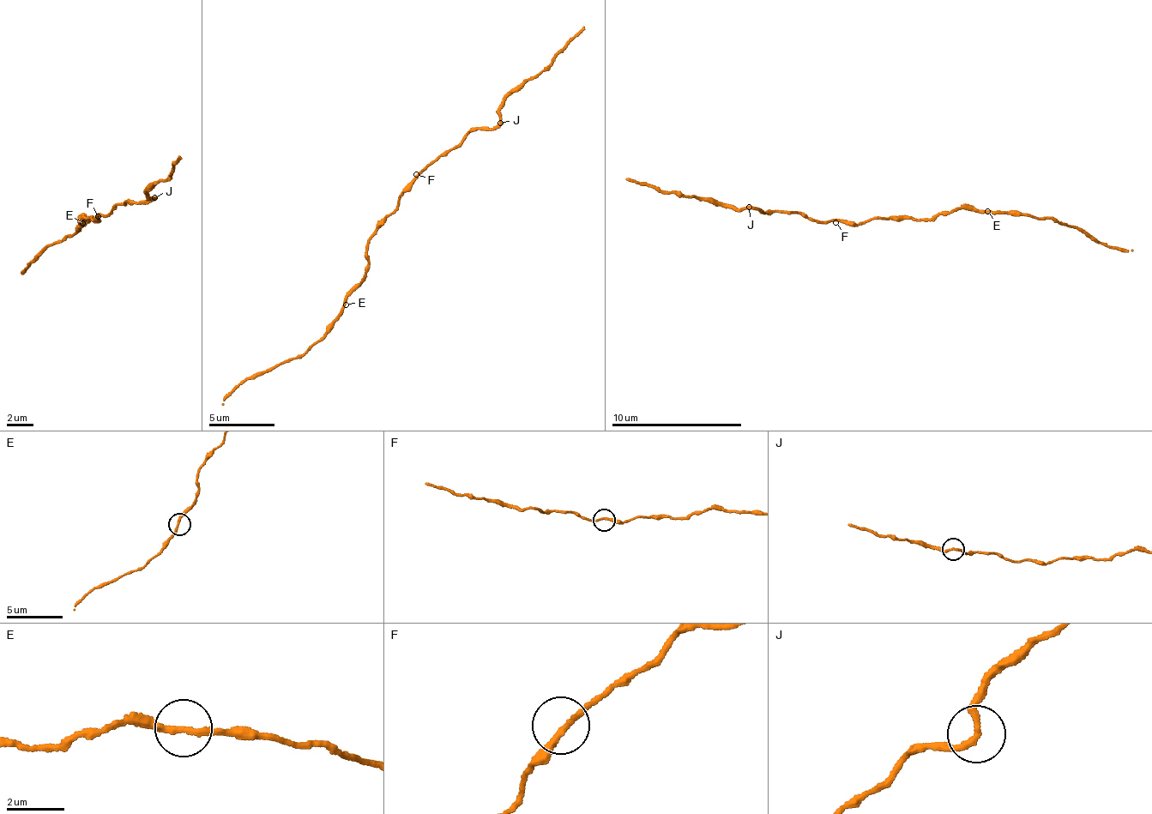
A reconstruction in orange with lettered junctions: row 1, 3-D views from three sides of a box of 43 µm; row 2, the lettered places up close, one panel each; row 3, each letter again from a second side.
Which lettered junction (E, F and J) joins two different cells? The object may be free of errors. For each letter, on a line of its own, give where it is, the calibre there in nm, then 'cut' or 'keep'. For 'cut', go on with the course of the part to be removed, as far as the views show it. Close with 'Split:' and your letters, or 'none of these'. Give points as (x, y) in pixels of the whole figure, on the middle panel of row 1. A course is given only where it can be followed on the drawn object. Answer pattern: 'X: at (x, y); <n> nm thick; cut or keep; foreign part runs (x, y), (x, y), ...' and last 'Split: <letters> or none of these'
E: at (346, 304); 220 nm thick; keep
F: at (416, 174); 220 nm thick; keep
J: at (500, 123); 220 nm thick; keep
Split: none of these

